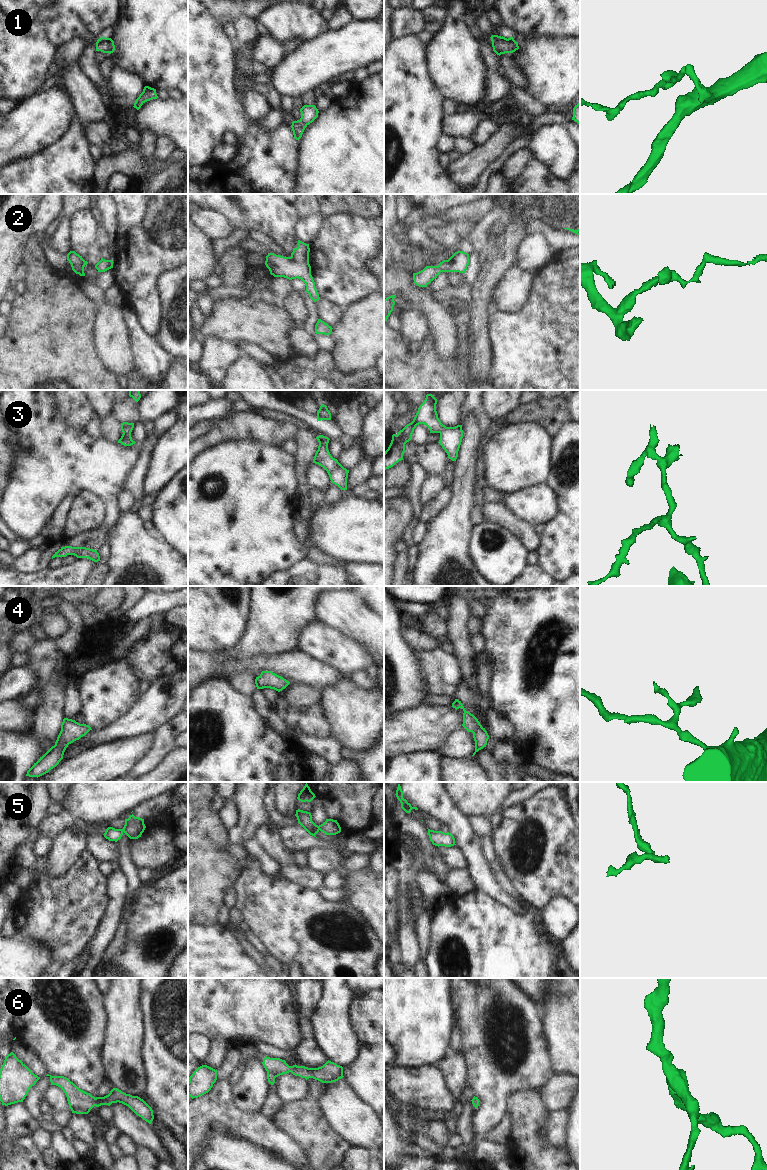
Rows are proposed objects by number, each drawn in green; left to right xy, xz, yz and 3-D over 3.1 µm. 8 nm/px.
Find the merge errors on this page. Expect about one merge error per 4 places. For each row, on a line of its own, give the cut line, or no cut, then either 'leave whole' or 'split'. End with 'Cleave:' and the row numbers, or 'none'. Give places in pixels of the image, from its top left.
1: no cut | leave whole
2: no cut | leave whole
3: no cut | leave whole
4: no cut | leave whole
5: xz (317, 826), (319, 829) | split
6: no cut | leave whole
Cleave: 5

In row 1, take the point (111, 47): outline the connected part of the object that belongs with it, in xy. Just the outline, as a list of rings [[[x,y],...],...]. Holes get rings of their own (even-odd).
[[[101,37],[96,42],[96,51],[103,53],[113,53],[115,50],[114,41],[111,38]]]

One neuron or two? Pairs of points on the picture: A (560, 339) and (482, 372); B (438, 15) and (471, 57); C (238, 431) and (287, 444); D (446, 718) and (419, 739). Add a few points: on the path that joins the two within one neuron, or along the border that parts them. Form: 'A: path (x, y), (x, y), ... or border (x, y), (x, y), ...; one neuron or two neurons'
A: border (490, 345), (488, 379); two neurons
B: border (447, 10), (444, 23), (433, 35); two neurons
C: border (293, 436), (285, 439), (280, 444); two neurons
D: path (439, 722), (435, 723), (426, 732); one neuron

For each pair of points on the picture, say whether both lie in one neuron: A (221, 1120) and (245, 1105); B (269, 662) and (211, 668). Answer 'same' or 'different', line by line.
A: different
B: same

